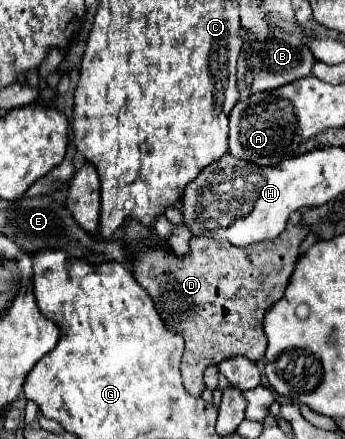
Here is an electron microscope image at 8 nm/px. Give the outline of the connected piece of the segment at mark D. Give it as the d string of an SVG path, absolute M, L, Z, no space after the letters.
M292 213L286 229L274 239L274 241L264 241L258 245L250 247L234 247L228 241L218 241L212 237L192 237L190 241L190 255L180 257L172 253L170 249L160 249L160 247L150 247L148 237L150 229L144 227L142 223L128 223L124 229L118 229L114 239L124 239L128 249L134 253L134 277L140 283L140 287L156 301L156 309L162 313L162 319L182 333L186 347L184 347L184 385L188 393L194 393L200 397L204 389L204 379L202 373L208 365L216 365L222 359L228 359L230 355L242 355L248 357L250 361L258 361L266 353L268 339L262 329L264 313L278 303L284 297L288 279L296 267L298 259L298 247L302 239L308 235L308 229L300 225L300 213Z

